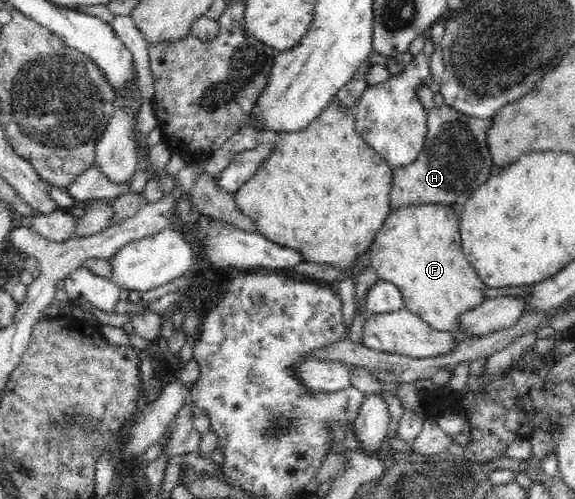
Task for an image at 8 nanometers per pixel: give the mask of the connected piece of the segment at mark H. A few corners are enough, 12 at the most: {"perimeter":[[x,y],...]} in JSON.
{"perimeter":[[427,113],[415,163],[393,171],[389,210],[459,215],[491,173],[493,118]]}

